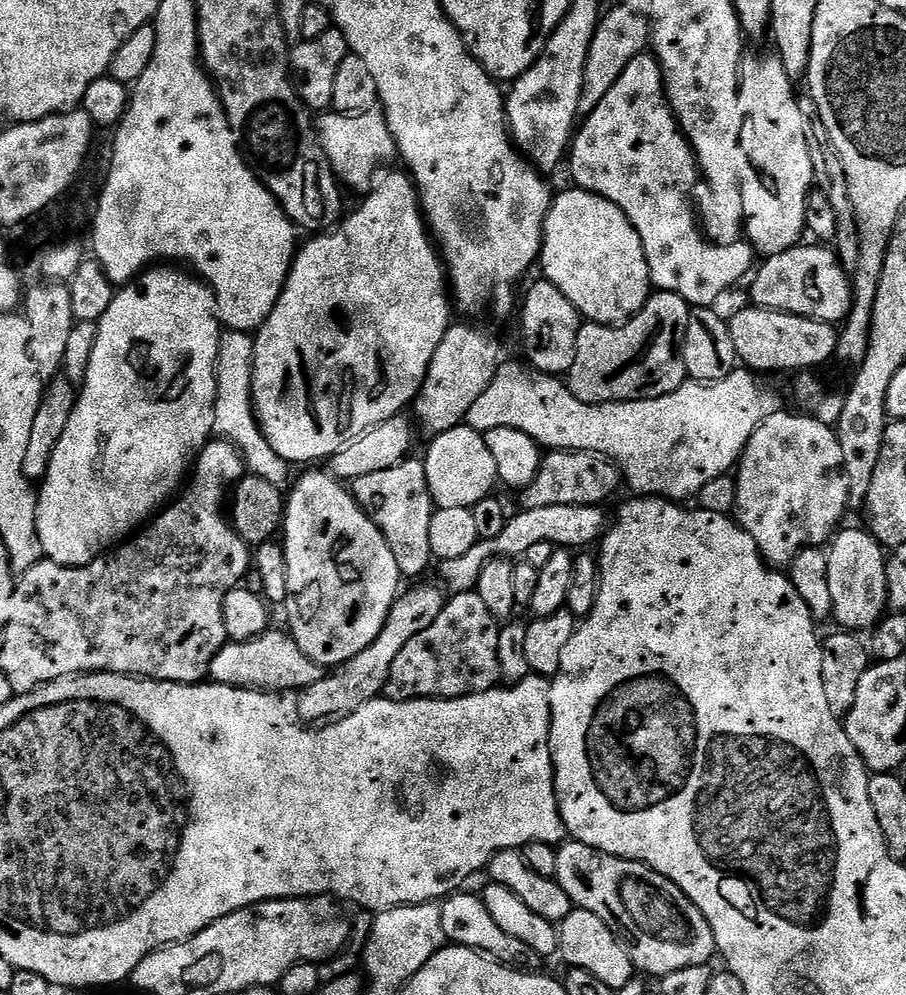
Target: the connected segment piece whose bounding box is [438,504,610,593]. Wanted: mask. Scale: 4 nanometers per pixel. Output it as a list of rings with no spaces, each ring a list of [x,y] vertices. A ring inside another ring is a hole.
[[[587,504],[586,506],[538,506],[537,508],[521,507],[520,512],[513,511],[508,518],[508,525],[502,529],[498,538],[479,540],[470,546],[462,558],[450,558],[439,561],[440,576],[445,580],[453,593],[470,592],[475,589],[483,568],[496,557],[524,558],[538,542],[550,542],[564,550],[584,550],[595,545],[609,527],[610,520],[604,517],[603,507]]]

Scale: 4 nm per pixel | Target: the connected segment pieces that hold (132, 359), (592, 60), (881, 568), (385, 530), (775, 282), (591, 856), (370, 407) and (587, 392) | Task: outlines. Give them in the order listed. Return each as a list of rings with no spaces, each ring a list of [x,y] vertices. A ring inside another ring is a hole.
[[[149,267],[135,280],[123,285],[117,291],[116,296],[110,302],[110,310],[106,310],[106,314],[102,314],[102,318],[96,324],[94,350],[90,354],[90,366],[85,370],[84,379],[78,388],[74,414],[70,414],[70,422],[62,433],[62,438],[58,438],[58,446],[54,446],[50,466],[38,488],[36,525],[38,526],[38,538],[42,542],[42,550],[47,559],[58,562],[63,568],[77,568],[83,564],[89,564],[92,560],[97,560],[113,546],[131,537],[145,522],[151,521],[165,507],[169,497],[181,487],[190,468],[189,461],[214,436],[212,427],[216,405],[216,363],[221,335],[222,325],[216,316],[216,297],[213,296],[212,289],[200,279],[199,275],[183,267]]]
[[[609,7],[600,17],[594,38],[590,42],[590,54],[586,54],[586,70],[580,87],[580,116],[586,117],[596,109],[598,102],[614,87],[614,82],[626,70],[632,59],[641,55],[650,44],[650,21],[647,16],[639,16],[628,8]]]
[[[848,528],[837,531],[830,541],[828,554],[828,573],[830,574],[830,598],[834,601],[832,616],[839,627],[844,630],[860,630],[856,628],[875,629],[886,613],[888,607],[888,562],[885,549],[876,541],[871,531],[860,528]]]
[[[409,458],[403,460],[401,464],[394,466],[390,470],[378,470],[376,474],[362,474],[362,478],[351,481],[350,491],[352,493],[352,497],[360,503],[360,509],[362,509],[364,513],[372,519],[374,526],[378,526],[378,530],[386,538],[386,542],[394,554],[394,562],[398,562],[398,570],[400,571],[401,577],[408,578],[408,576],[422,575],[423,572],[427,570],[428,563],[433,563],[434,560],[432,551],[430,550],[430,518],[434,511],[434,505],[432,503],[432,495],[430,494],[430,486],[426,482],[426,470],[424,469],[423,459],[417,458],[417,460],[415,460],[415,458]]]
[[[804,242],[782,254],[767,257],[751,277],[751,303],[757,308],[825,320],[836,326],[847,321],[854,307],[854,284],[831,247],[811,243]]]
[[[569,839],[556,848],[558,870],[555,880],[572,900],[575,907],[590,910],[609,924],[614,930],[624,927],[626,931],[636,935],[636,948],[631,949],[632,967],[645,977],[663,978],[666,974],[674,974],[674,970],[686,970],[686,966],[702,966],[717,955],[718,949],[714,930],[710,922],[698,910],[698,906],[670,878],[658,874],[649,864],[642,860],[625,860],[622,856],[606,854],[597,848],[586,846],[582,842]]]
[[[381,170],[375,173],[372,187],[365,195],[369,196],[352,213],[349,211],[331,230],[313,235],[311,237],[313,240],[308,240],[305,244],[303,241],[299,245],[296,261],[292,263],[282,294],[270,318],[266,318],[266,322],[254,336],[256,349],[252,367],[252,402],[256,409],[256,418],[260,421],[260,428],[266,434],[270,446],[274,446],[280,457],[293,465],[308,464],[311,460],[327,461],[335,452],[345,448],[351,440],[358,439],[362,433],[386,422],[392,416],[401,415],[407,409],[404,407],[407,404],[409,407],[420,392],[420,387],[424,384],[426,374],[430,370],[430,358],[434,358],[434,350],[438,350],[438,342],[442,342],[453,319],[446,269],[437,245],[426,227],[416,185],[407,171],[387,171]]]
[[[656,290],[648,297],[640,312],[636,312],[619,326],[581,323],[574,366],[566,373],[566,383],[574,398],[587,404],[608,404],[611,400],[649,400],[678,390],[678,386],[689,379],[680,353],[680,345],[686,338],[689,311],[690,305],[678,298],[678,294]]]

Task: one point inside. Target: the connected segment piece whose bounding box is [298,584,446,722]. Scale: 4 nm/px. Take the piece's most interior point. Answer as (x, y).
(347, 687)

